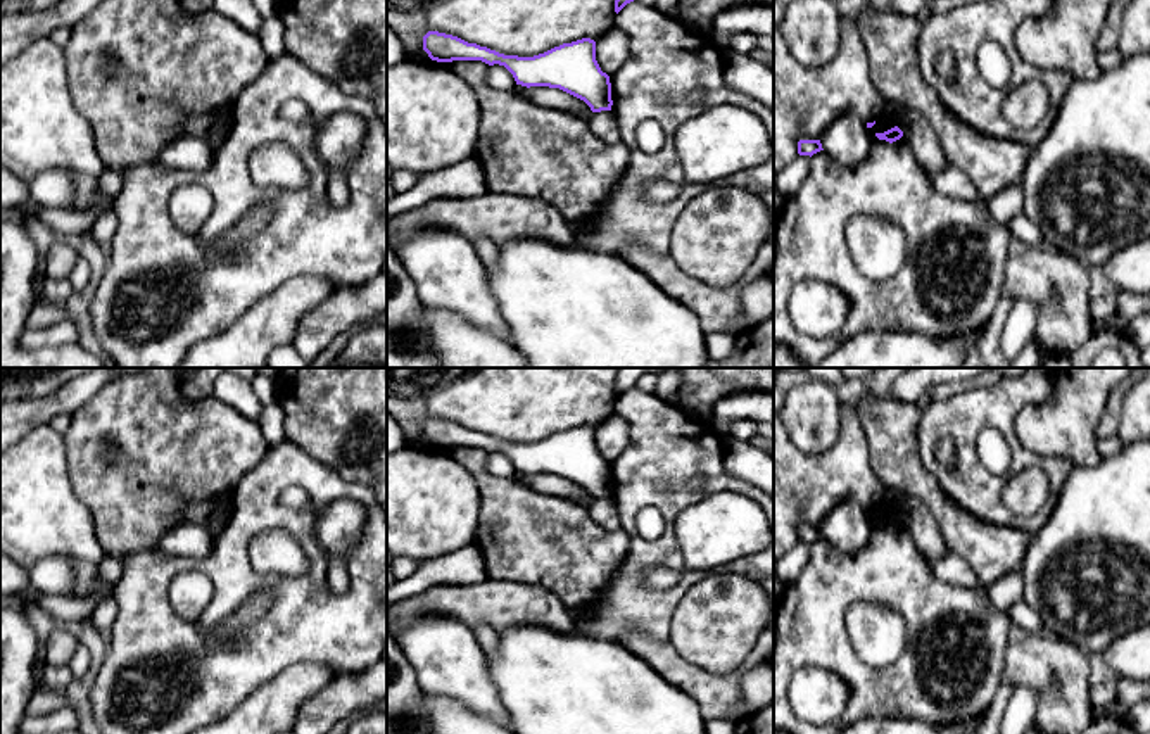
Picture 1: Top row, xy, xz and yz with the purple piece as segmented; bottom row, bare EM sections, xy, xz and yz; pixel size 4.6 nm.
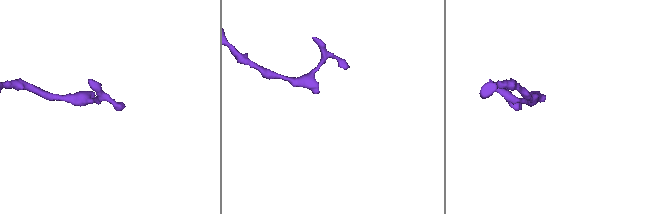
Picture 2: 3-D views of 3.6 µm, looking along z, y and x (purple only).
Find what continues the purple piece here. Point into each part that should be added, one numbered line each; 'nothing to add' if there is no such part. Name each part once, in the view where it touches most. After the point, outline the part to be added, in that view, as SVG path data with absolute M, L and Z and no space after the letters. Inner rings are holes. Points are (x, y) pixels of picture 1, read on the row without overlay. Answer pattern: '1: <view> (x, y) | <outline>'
nothing to add

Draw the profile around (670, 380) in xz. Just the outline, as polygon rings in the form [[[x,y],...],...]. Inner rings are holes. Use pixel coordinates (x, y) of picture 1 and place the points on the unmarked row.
[[[663,368],[658,375],[658,385],[653,392],[658,399],[668,401],[682,387],[682,375],[679,368]]]

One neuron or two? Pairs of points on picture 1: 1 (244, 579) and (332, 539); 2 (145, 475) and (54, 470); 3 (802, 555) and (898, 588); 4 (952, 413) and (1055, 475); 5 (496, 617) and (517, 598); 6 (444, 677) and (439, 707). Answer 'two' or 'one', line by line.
1: two
2: two
3: two
4: one
5: one
6: two

